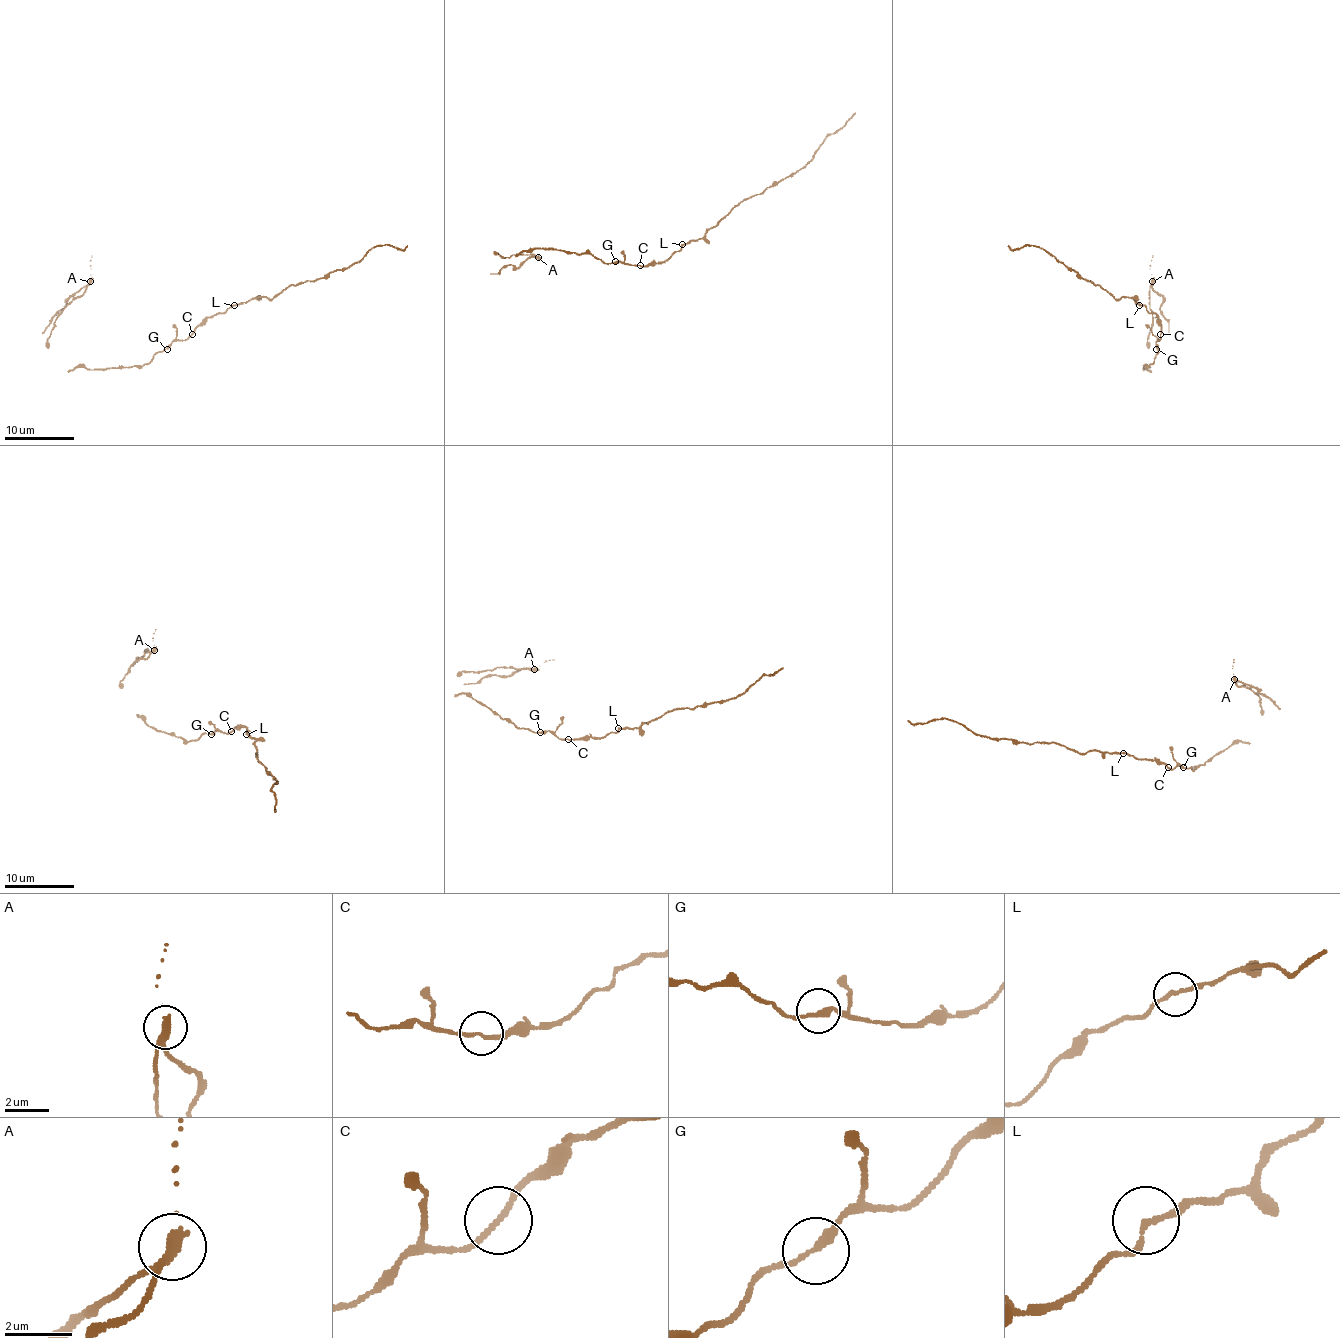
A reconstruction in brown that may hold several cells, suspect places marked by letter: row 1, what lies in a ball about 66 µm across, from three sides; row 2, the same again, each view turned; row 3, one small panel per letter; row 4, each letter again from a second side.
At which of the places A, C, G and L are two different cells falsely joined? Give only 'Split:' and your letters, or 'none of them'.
Split: A, L

